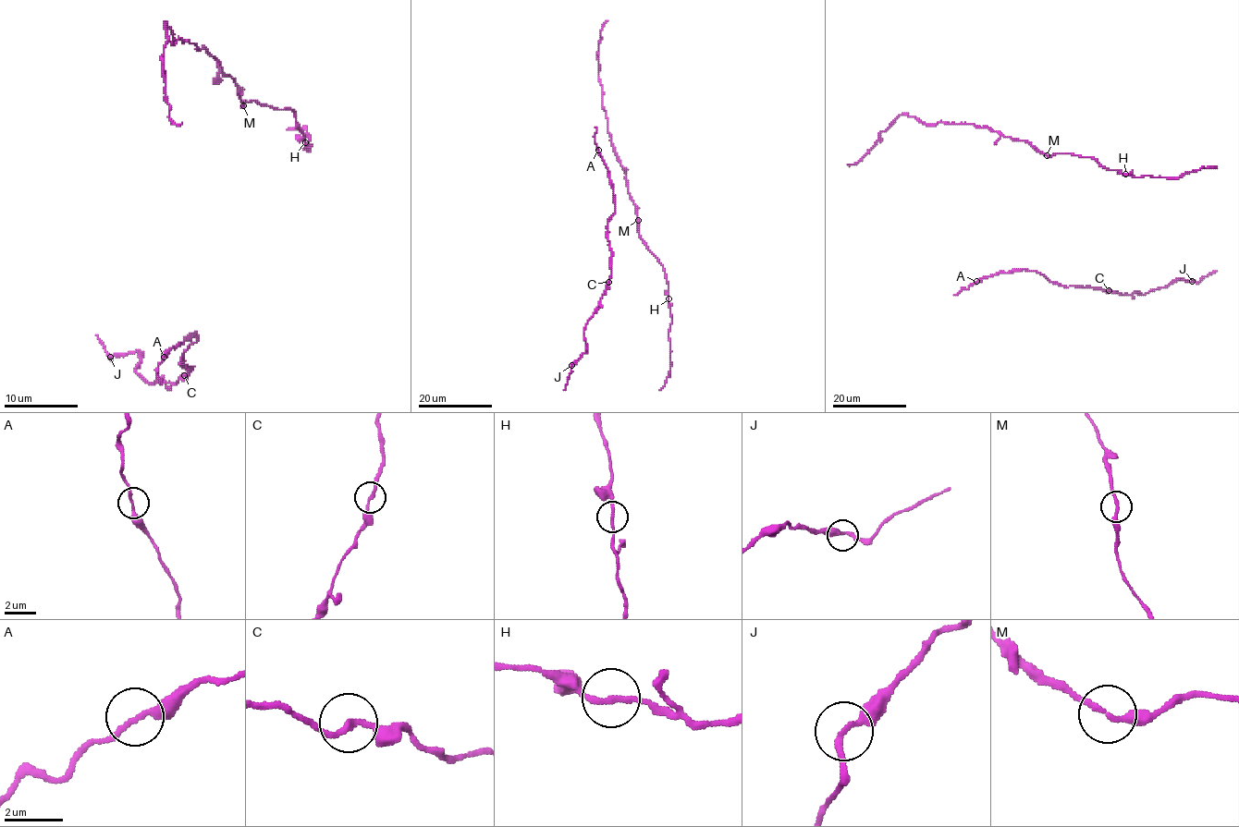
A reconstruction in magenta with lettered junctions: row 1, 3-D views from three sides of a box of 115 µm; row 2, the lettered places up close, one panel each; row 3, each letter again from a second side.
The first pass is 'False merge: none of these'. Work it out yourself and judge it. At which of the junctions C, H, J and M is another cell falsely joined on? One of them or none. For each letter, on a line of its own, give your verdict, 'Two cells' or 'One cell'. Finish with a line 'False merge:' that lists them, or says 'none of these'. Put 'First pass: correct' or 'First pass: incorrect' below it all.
C: One cell
H: One cell
J: One cell
M: One cell
False merge: none of these
First pass: correct

